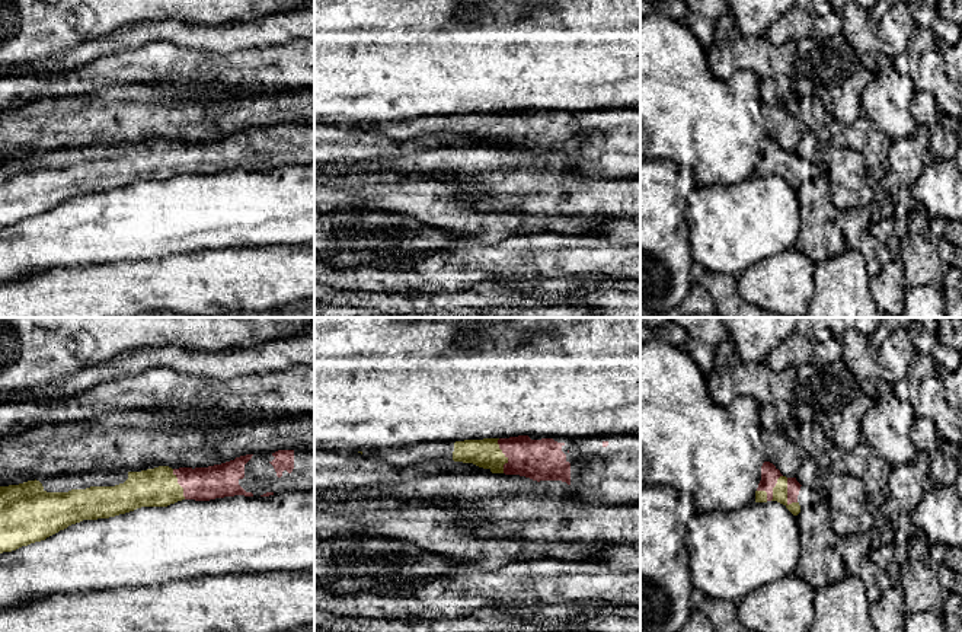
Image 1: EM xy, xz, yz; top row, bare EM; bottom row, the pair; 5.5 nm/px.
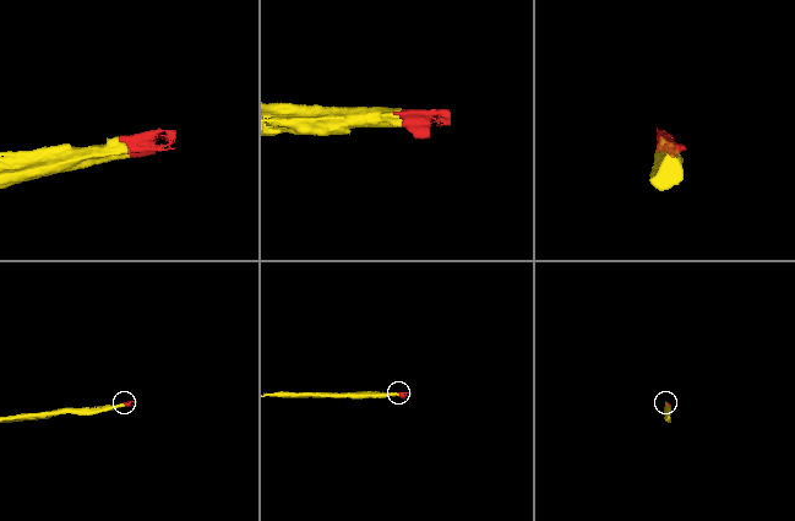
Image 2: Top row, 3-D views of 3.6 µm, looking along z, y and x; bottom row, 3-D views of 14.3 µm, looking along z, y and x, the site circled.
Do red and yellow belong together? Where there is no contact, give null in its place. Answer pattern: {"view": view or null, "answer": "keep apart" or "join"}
{"view": "xz", "answer": "join"}

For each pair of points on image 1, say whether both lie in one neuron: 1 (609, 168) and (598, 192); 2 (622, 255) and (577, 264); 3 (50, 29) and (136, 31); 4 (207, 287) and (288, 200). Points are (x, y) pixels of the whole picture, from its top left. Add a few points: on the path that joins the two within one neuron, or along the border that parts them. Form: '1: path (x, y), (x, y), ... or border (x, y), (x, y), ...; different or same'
1: border (572, 165), (585, 174), (625, 178); different
2: path (610, 257), (588, 257); same
3: border (149, 22), (136, 22), (83, 44); different
4: border (278, 243), (259, 248), (220, 248), (211, 251); different

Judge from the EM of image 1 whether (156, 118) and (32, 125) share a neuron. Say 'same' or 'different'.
same

